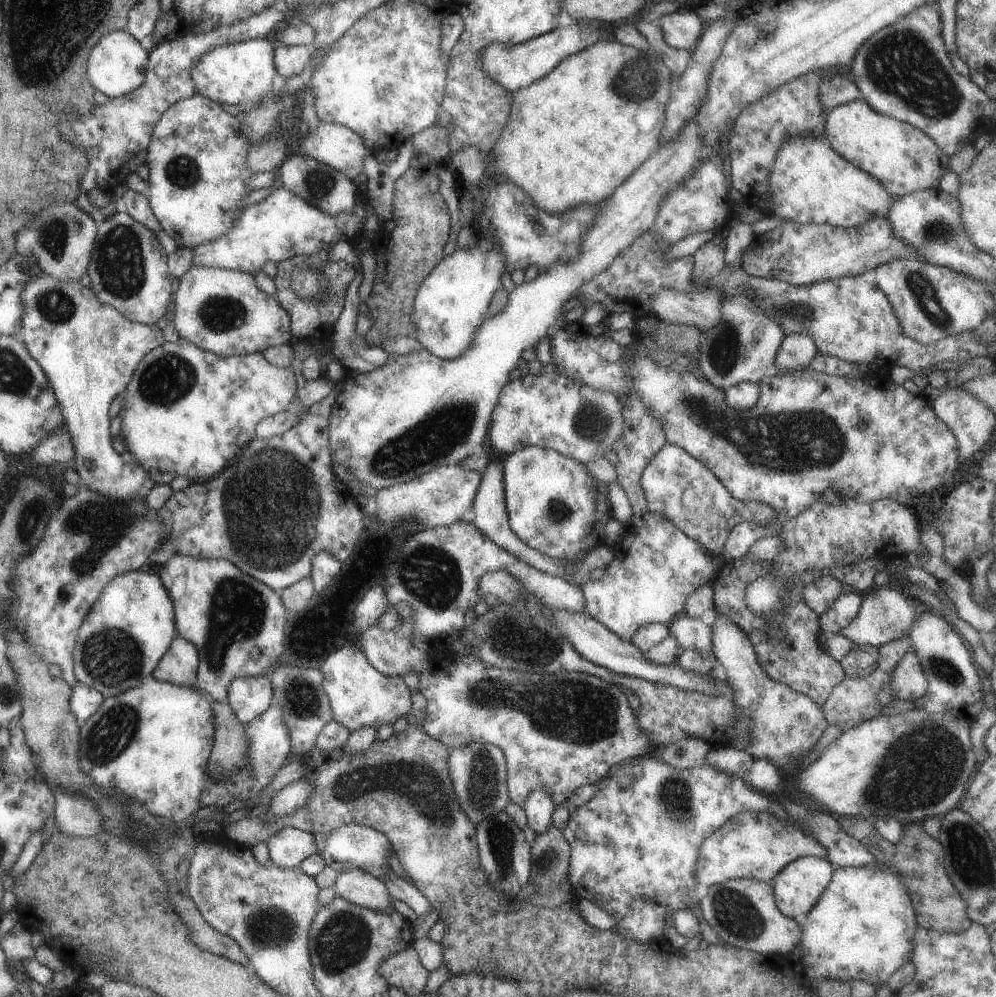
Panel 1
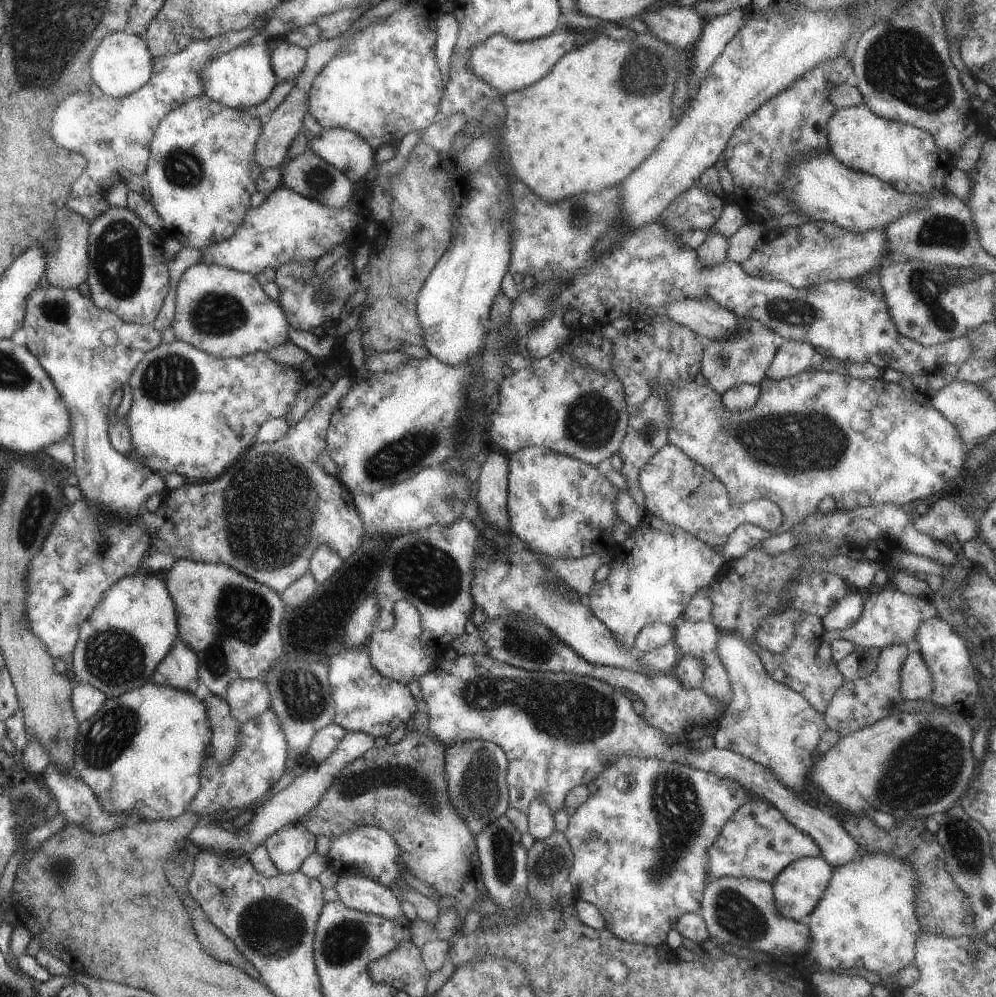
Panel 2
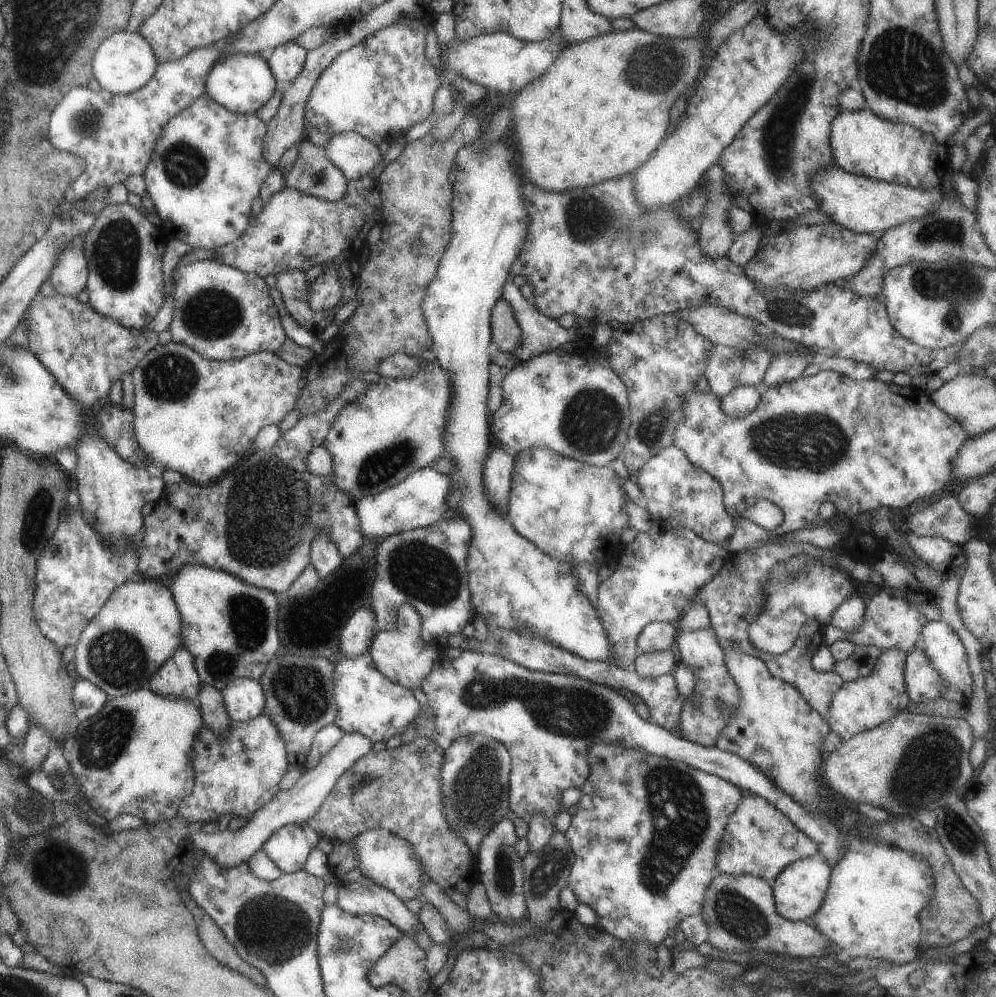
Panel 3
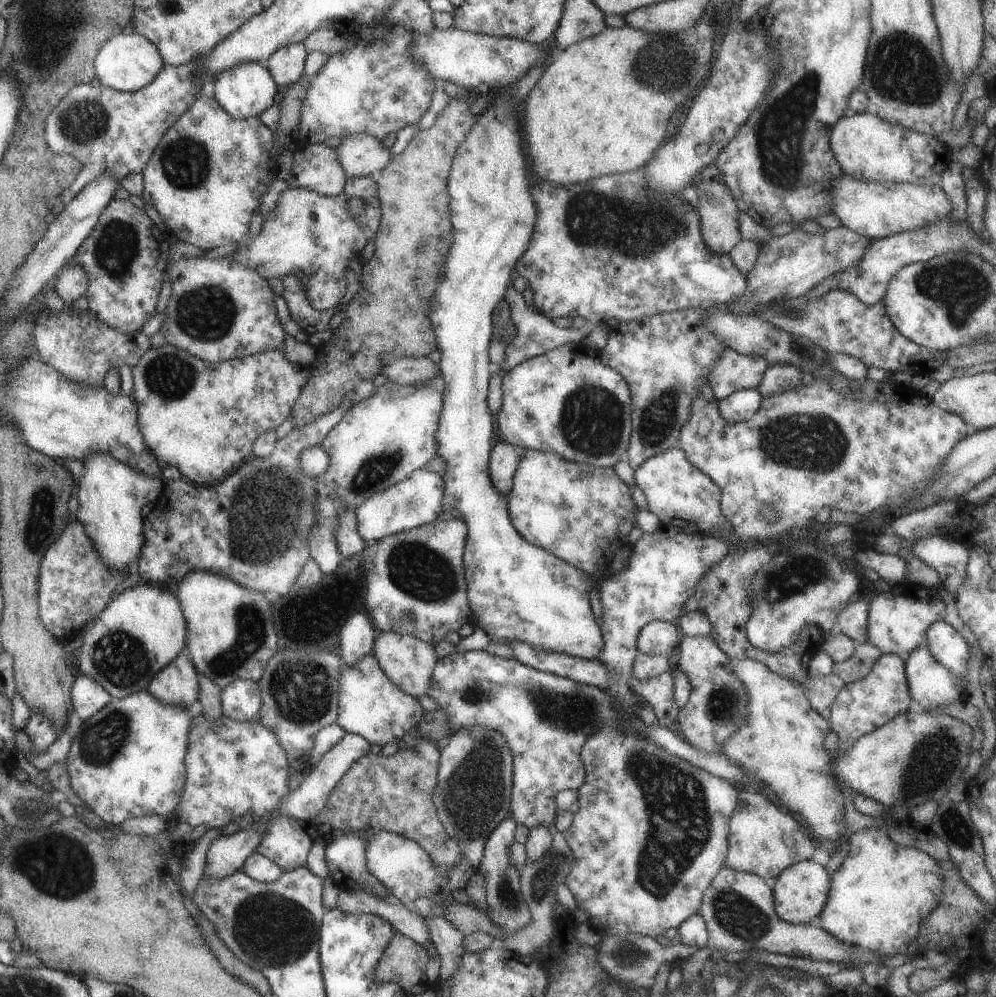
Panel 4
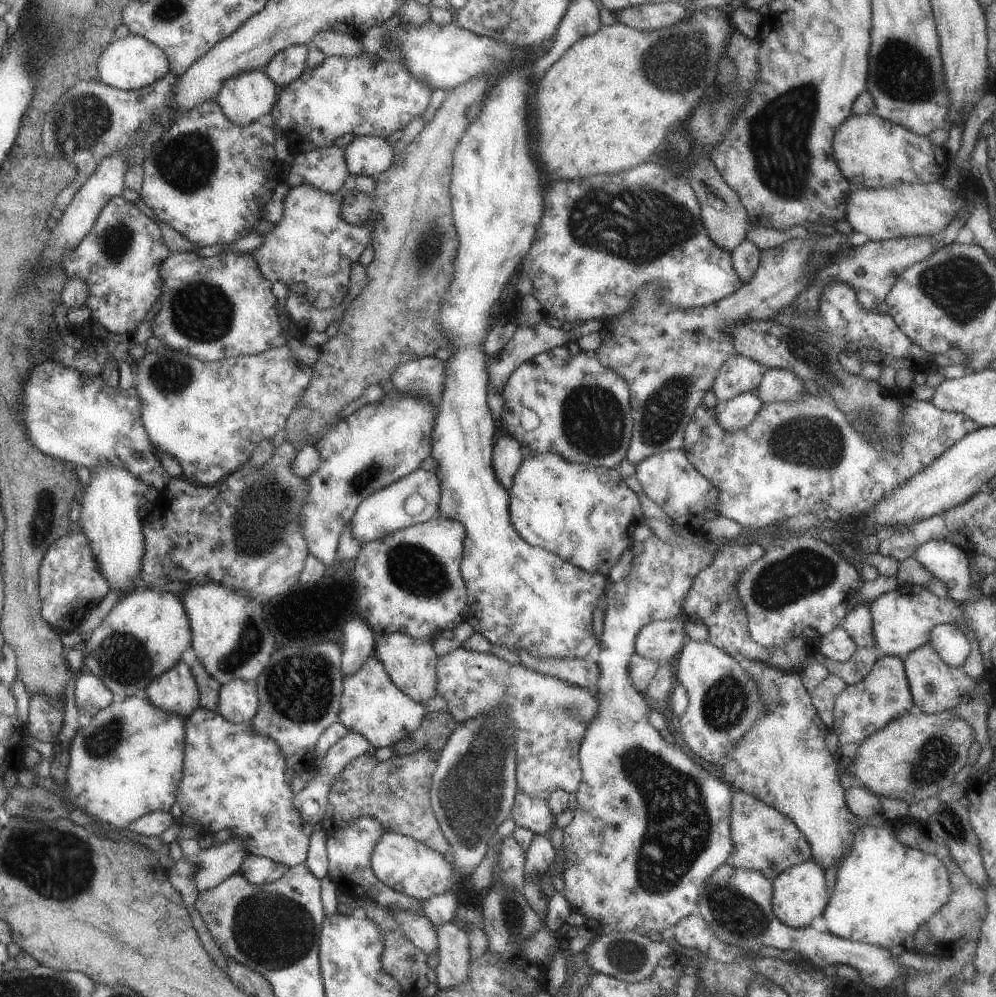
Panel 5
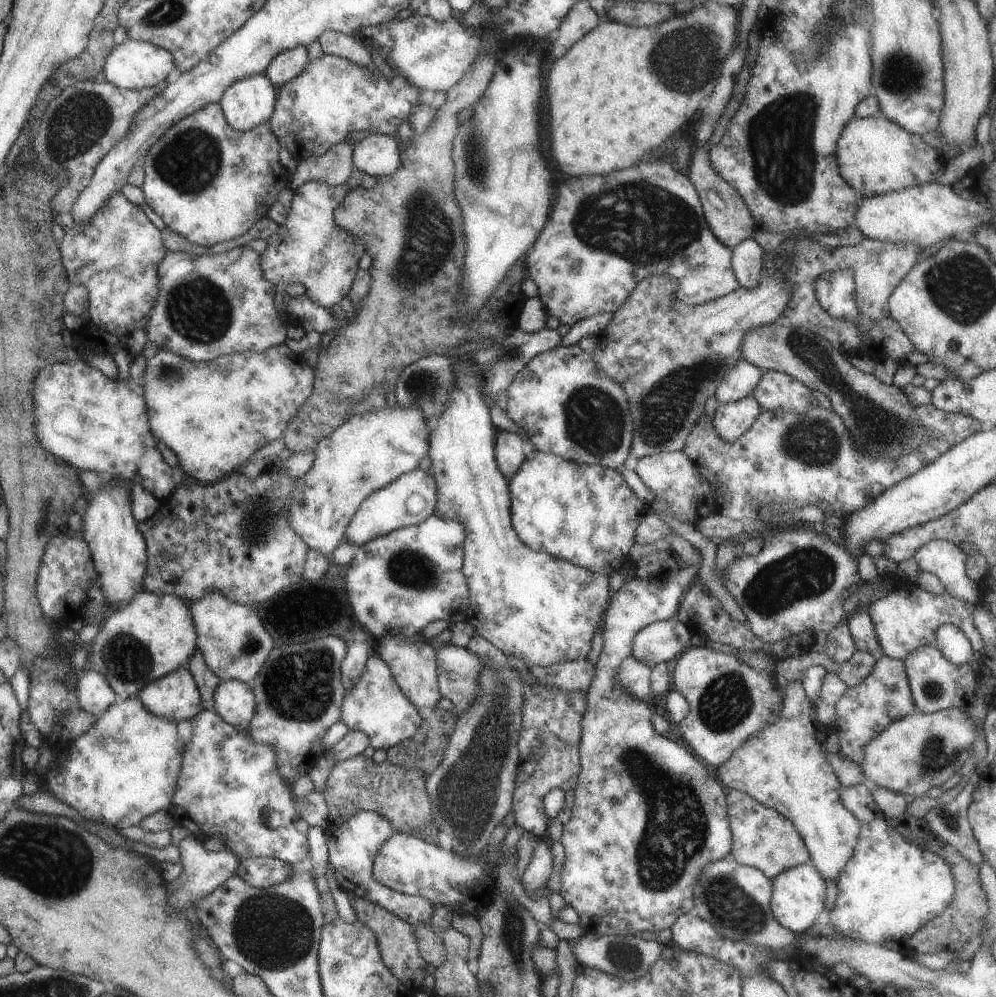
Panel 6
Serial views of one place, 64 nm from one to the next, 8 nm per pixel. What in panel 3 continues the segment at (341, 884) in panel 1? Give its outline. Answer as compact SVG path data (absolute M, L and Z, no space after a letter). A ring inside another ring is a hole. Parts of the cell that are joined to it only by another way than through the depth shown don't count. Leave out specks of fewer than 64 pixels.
M337 884L336 905L349 914L368 914L384 918L406 935L412 937L417 933L419 920L411 914L402 900L393 892L373 884Z

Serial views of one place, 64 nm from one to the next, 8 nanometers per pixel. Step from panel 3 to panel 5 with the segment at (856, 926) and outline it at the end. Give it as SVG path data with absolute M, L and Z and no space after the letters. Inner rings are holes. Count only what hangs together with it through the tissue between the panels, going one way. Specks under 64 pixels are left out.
M885 821L882 824L861 825L853 834L849 854L839 863L835 872L835 882L823 912L825 930L842 939L879 946L887 952L895 948L906 948L913 933L932 914L935 914L949 898L951 884L949 872L943 862L931 853L905 846L895 836L896 825L902 821Z

